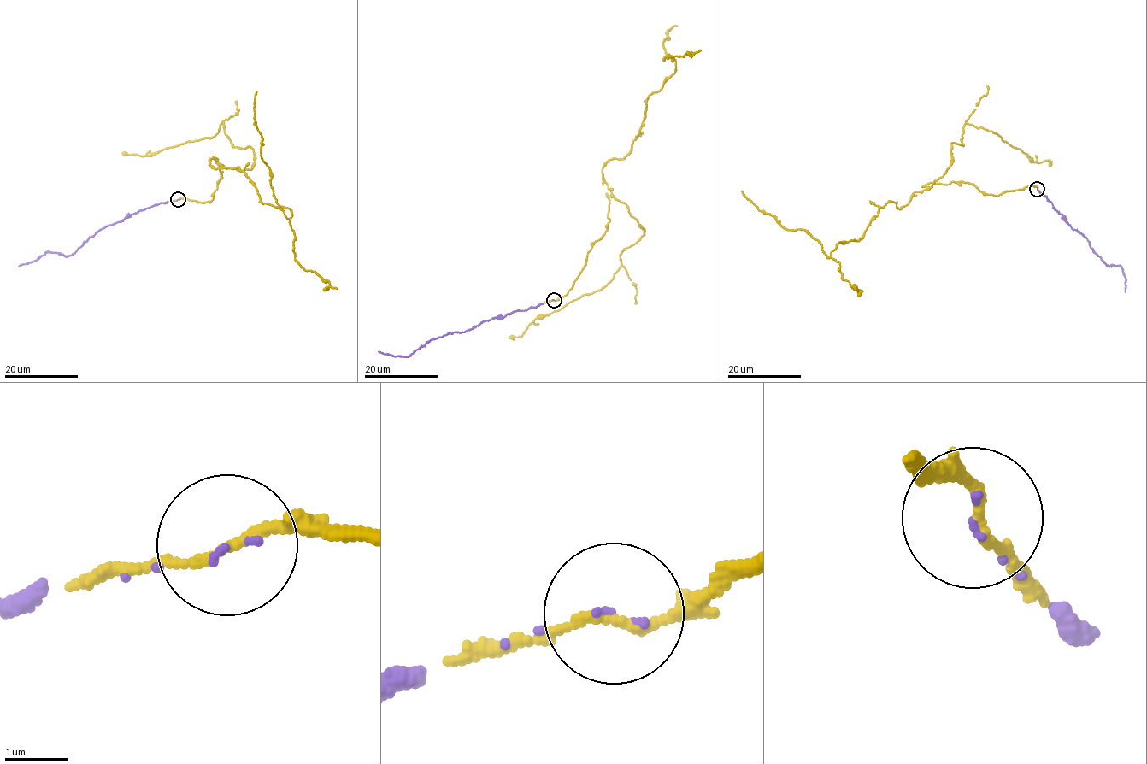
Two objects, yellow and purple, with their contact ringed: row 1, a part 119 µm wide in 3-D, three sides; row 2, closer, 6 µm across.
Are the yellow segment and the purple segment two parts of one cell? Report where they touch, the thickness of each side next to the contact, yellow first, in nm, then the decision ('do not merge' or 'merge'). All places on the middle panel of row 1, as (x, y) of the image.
place (554, 300); calibres 140 and 60 nm; merge

